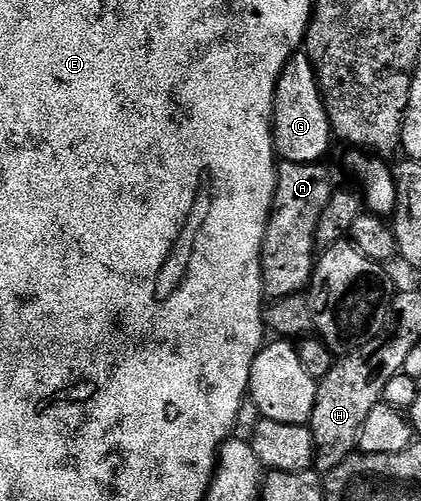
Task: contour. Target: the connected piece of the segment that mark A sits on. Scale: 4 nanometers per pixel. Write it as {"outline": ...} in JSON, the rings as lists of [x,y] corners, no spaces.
{"outline":[[[278,163],[273,211],[261,247],[261,290],[270,301],[304,293],[313,279],[319,214],[323,214],[323,206],[335,191],[333,176],[325,167],[324,163]]]}

